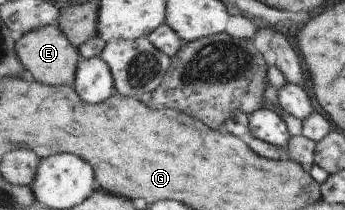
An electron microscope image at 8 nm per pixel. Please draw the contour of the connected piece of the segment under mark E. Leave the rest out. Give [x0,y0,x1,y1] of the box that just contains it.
[16,24,81,85]

